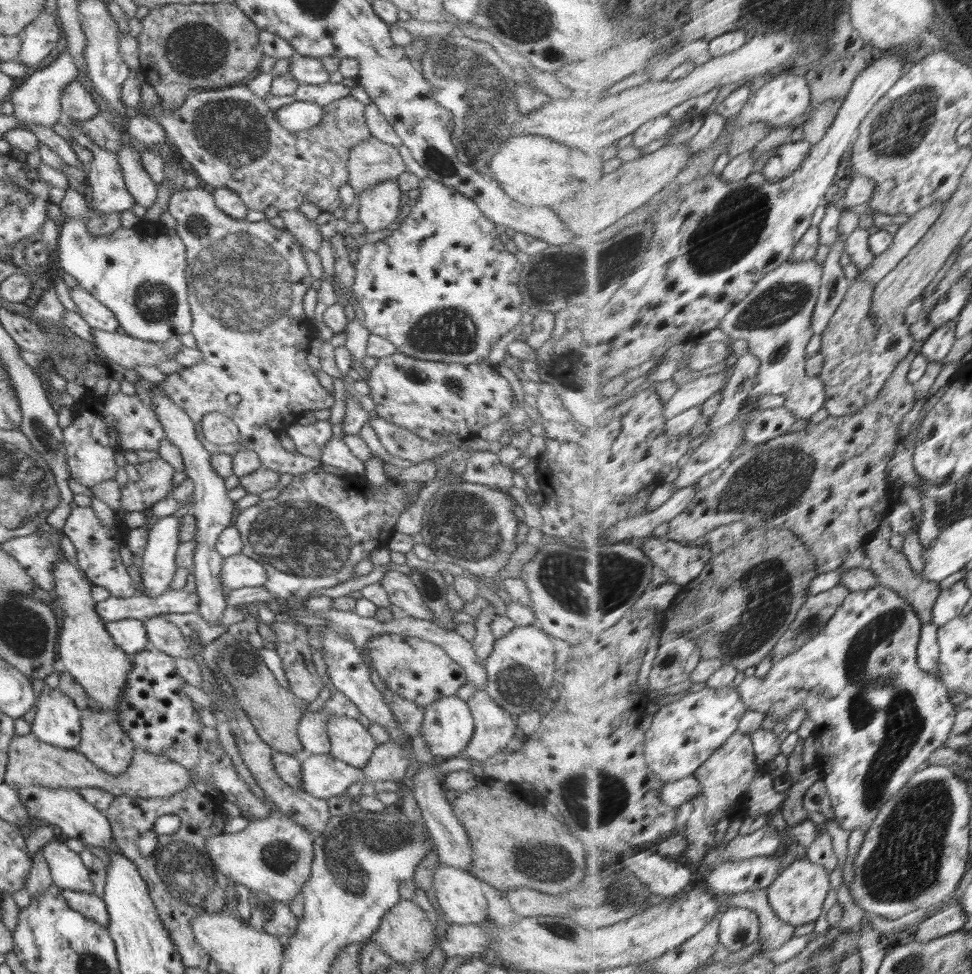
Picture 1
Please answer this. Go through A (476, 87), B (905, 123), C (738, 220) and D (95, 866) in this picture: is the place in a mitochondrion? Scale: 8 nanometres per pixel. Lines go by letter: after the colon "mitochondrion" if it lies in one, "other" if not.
A: mitochondrion
B: mitochondrion
C: mitochondrion
D: other

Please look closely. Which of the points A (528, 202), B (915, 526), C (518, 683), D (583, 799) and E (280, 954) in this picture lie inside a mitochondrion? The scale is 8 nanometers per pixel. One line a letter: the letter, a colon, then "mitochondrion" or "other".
A: other
B: other
C: mitochondrion
D: mitochondrion
E: other

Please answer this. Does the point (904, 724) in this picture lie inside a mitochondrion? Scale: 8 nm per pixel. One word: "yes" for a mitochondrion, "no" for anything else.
yes

